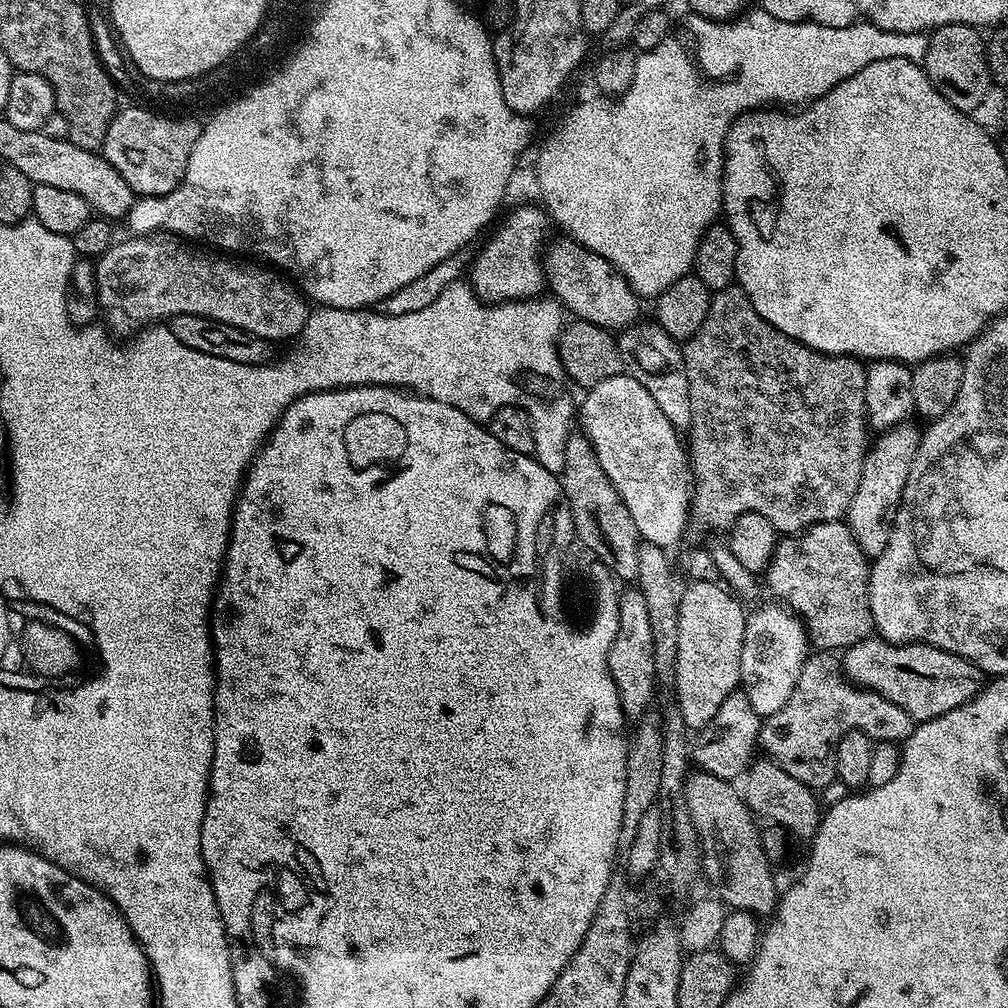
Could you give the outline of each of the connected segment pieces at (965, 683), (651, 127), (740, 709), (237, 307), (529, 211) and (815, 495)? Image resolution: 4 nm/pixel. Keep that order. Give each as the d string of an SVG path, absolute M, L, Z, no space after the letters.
M879 638L843 649L842 667L853 684L882 694L882 698L902 706L917 722L933 720L970 703L986 683L985 673L966 658L929 644L892 644Z
M752 10L741 14L731 22L726 20L708 20L705 16L695 14L685 15L685 20L675 25L668 37L654 50L641 52L636 57L636 73L630 86L619 98L595 98L580 104L565 120L564 125L549 138L536 160L536 180L540 183L540 196L544 200L564 200L564 212L568 216L580 216L581 237L596 236L594 251L602 254L606 262L610 262L628 280L628 284L641 298L655 298L660 296L678 278L689 275L696 262L696 251L702 234L721 215L724 207L724 143L728 137L732 124L746 112L763 109L765 106L804 106L824 96L838 82L850 78L850 74L858 74L862 66L870 66L875 60L886 58L906 58L917 62L923 61L928 49L928 36L922 32L891 32L882 30L878 26L867 22L857 22L839 28L838 26L822 26L812 20L798 22L782 22L770 14L759 10Z
M737 690L732 692L727 698L726 702L722 702L722 706L718 706L718 714L714 714L714 718L710 718L710 722L706 725L705 728L699 729L698 736L700 736L700 741L695 741L694 744L694 764L699 771L702 772L709 772L710 774L714 774L718 778L722 780L726 780L729 782L735 781L738 778L743 777L745 775L746 769L749 767L750 761L753 759L754 754L752 751L757 751L758 748L758 741L760 739L760 726L762 723L762 718L759 714L756 713L754 710L754 706L750 706L750 698L746 698L746 694L742 690Z
M171 234L129 235L127 239L121 244L120 241L113 243L94 264L99 311L103 318L105 316L108 319L107 327L121 332L125 338L131 337L145 326L167 322L178 314L198 314L207 320L226 322L226 326L238 326L238 330L246 330L269 342L291 341L306 326L309 301L271 267L261 266L244 258L233 258L228 254L217 254L215 251L203 252L200 248L191 248L188 245L191 243Z
M528 204L514 209L513 212L506 212L503 213L504 221L502 216L499 223L491 229L492 237L481 246L480 253L473 255L470 260L472 291L485 304L531 300L539 297L546 288L542 253L549 239L547 214L540 208L531 208Z
M738 286L724 288L713 295L706 322L688 340L683 341L686 378L690 386L690 422L692 444L690 440L690 476L694 481L694 491L690 496L690 512L708 528L731 529L733 522L742 514L753 512L770 518L777 533L791 534L803 532L812 524L821 524L831 520L844 520L848 515L850 502L858 491L858 482L862 482L862 466L870 447L870 429L866 410L866 368L854 356L827 356L770 326L752 308L750 298Z

